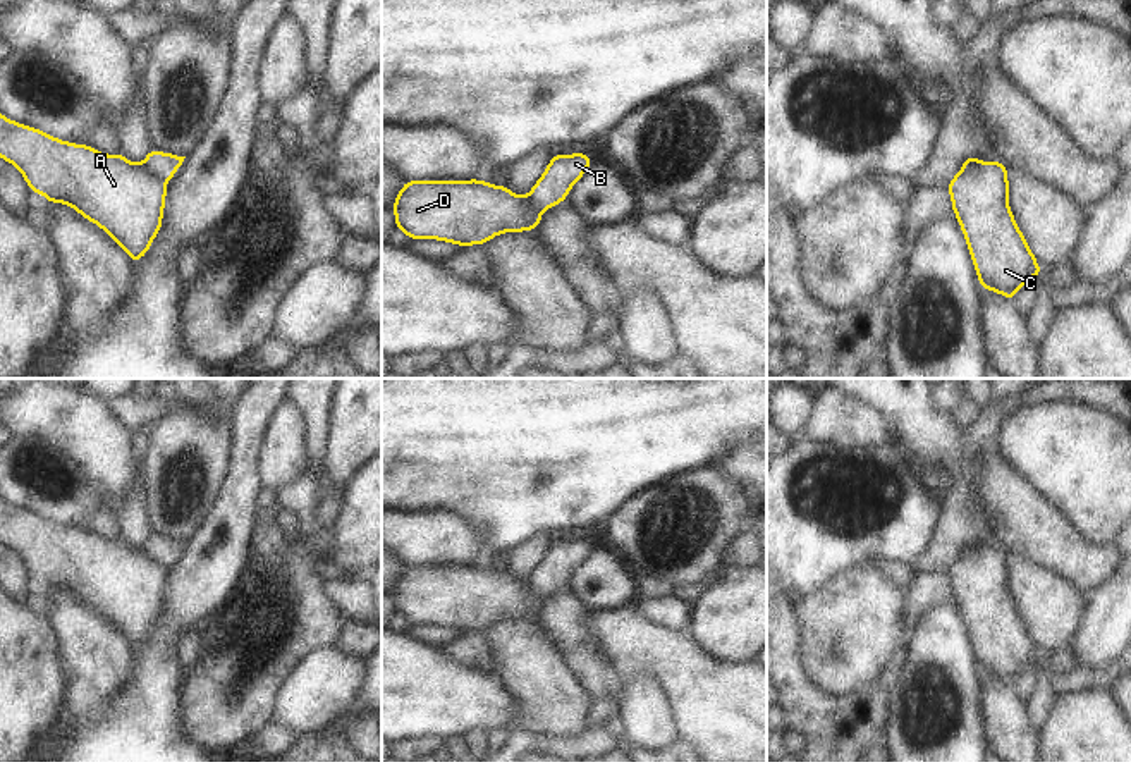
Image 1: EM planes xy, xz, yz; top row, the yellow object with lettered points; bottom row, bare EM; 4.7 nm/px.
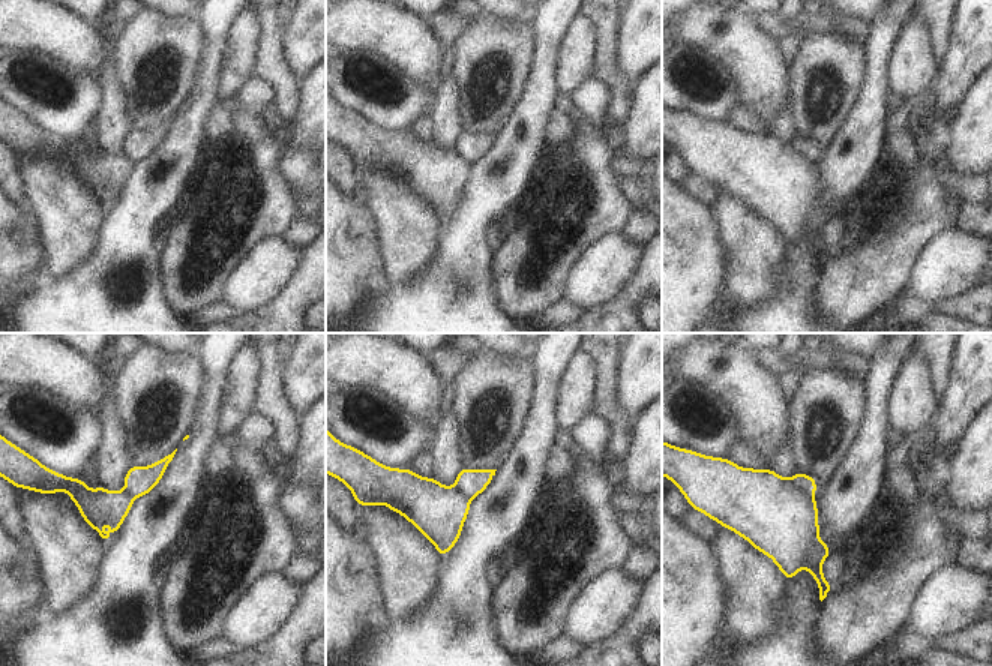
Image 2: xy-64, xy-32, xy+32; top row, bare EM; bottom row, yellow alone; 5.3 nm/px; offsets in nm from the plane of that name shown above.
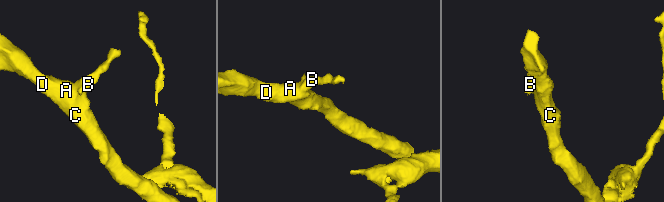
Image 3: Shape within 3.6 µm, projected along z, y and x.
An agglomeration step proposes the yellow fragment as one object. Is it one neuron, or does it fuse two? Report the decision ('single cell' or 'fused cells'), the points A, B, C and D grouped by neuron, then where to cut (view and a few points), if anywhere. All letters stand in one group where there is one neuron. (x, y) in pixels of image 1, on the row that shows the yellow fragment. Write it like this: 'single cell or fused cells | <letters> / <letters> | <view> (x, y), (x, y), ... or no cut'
fused cells | A C D / B | xy (143, 162), (165, 181)

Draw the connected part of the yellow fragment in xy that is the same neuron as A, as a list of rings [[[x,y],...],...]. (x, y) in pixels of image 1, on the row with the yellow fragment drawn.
[[[0,114],[0,158],[19,169],[29,191],[43,194],[48,203],[64,203],[72,206],[86,220],[101,227],[120,248],[125,249],[131,261],[139,261],[150,249],[153,239],[162,229],[167,181],[150,165],[131,163],[122,153],[105,155],[88,144],[67,143],[53,138],[36,127],[10,120]]]

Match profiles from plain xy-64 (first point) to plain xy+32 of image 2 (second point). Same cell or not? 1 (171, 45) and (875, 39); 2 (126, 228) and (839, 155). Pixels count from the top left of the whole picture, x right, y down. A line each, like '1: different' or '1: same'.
1: different
2: same

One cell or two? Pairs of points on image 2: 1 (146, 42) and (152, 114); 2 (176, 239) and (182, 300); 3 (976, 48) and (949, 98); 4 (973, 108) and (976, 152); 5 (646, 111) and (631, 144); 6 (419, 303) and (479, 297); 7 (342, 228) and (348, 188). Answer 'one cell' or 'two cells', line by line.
1: one cell
2: one cell
3: one cell
4: one cell
5: one cell
6: one cell
7: two cells

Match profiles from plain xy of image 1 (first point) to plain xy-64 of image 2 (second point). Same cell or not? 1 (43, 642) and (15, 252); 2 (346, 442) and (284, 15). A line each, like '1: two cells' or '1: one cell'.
1: one cell
2: two cells

